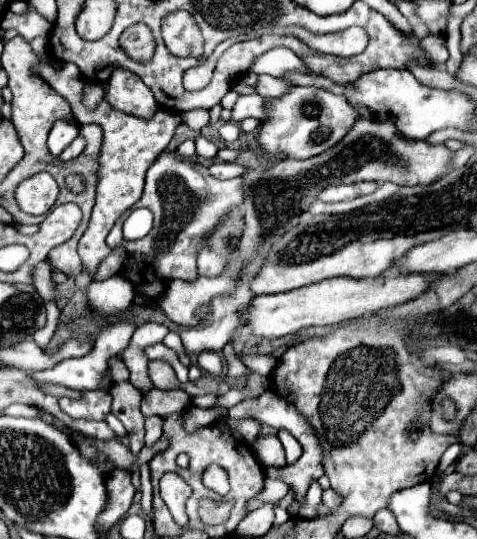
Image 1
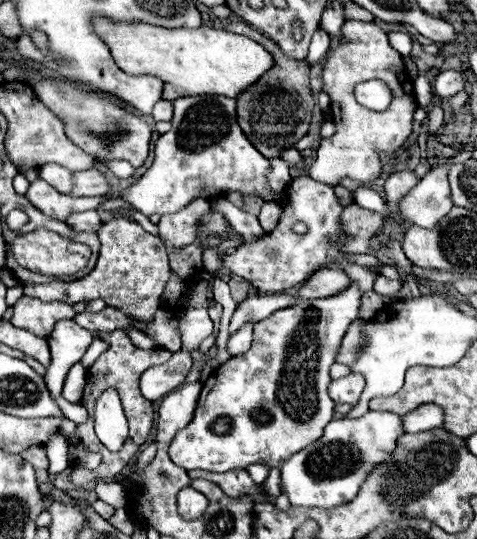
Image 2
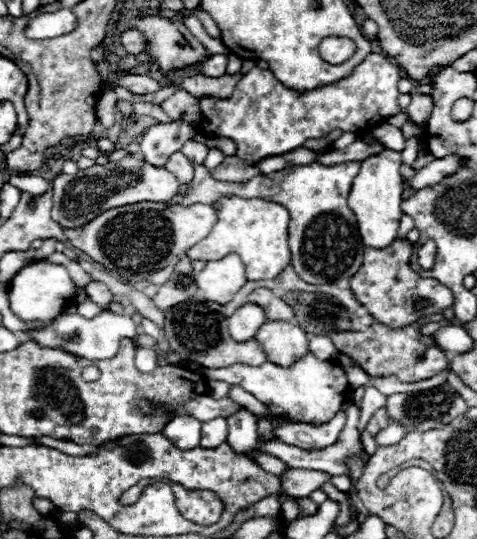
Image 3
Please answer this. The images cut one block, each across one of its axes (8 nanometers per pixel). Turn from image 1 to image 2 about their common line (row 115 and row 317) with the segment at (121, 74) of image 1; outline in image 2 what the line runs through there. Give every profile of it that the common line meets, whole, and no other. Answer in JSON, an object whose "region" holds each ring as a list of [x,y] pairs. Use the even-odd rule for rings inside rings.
{"region":[[[114,216],[104,222],[98,230],[102,242],[102,256],[98,258],[96,268],[74,282],[50,282],[50,284],[26,284],[26,296],[44,300],[44,302],[90,302],[102,298],[108,308],[118,308],[138,322],[152,322],[158,306],[158,300],[164,292],[166,278],[170,276],[166,246],[158,236],[148,234],[142,226],[126,216]]]}

